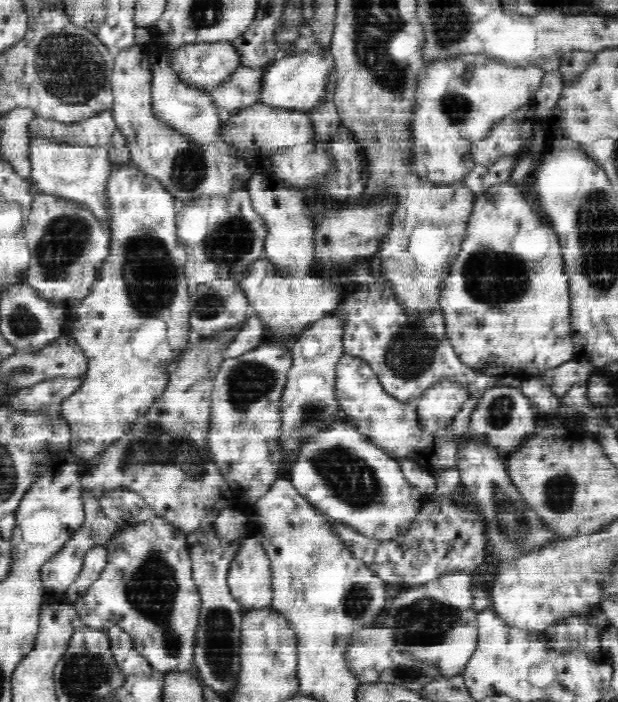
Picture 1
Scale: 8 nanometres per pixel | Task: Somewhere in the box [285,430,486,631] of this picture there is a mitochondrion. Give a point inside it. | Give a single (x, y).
(352, 479)

